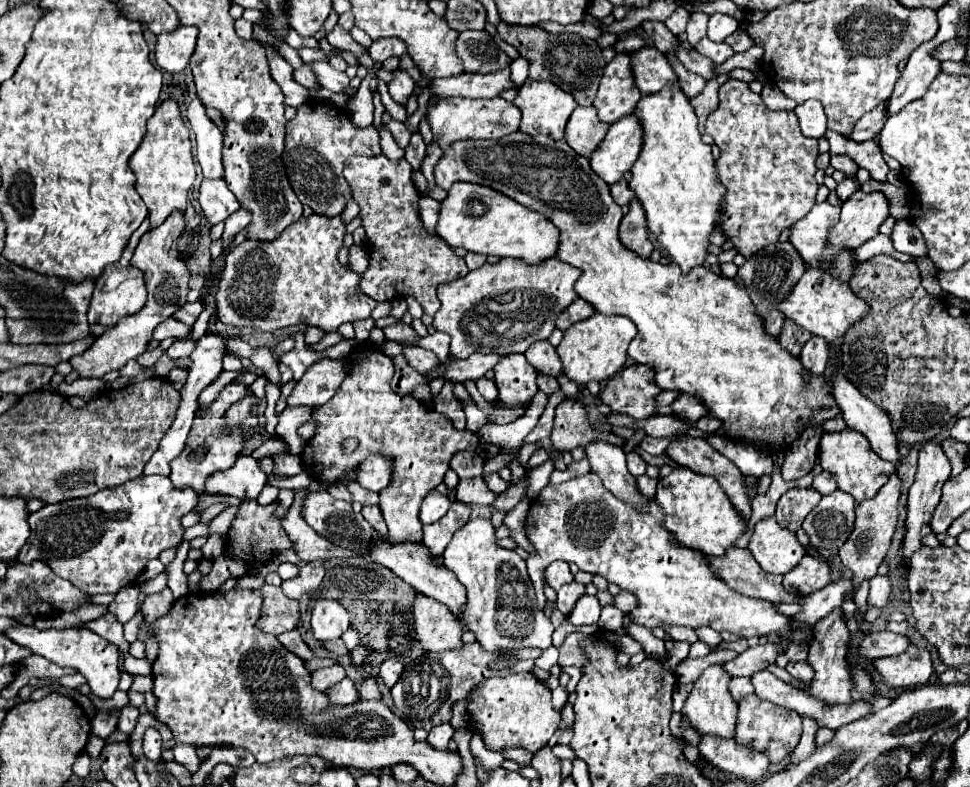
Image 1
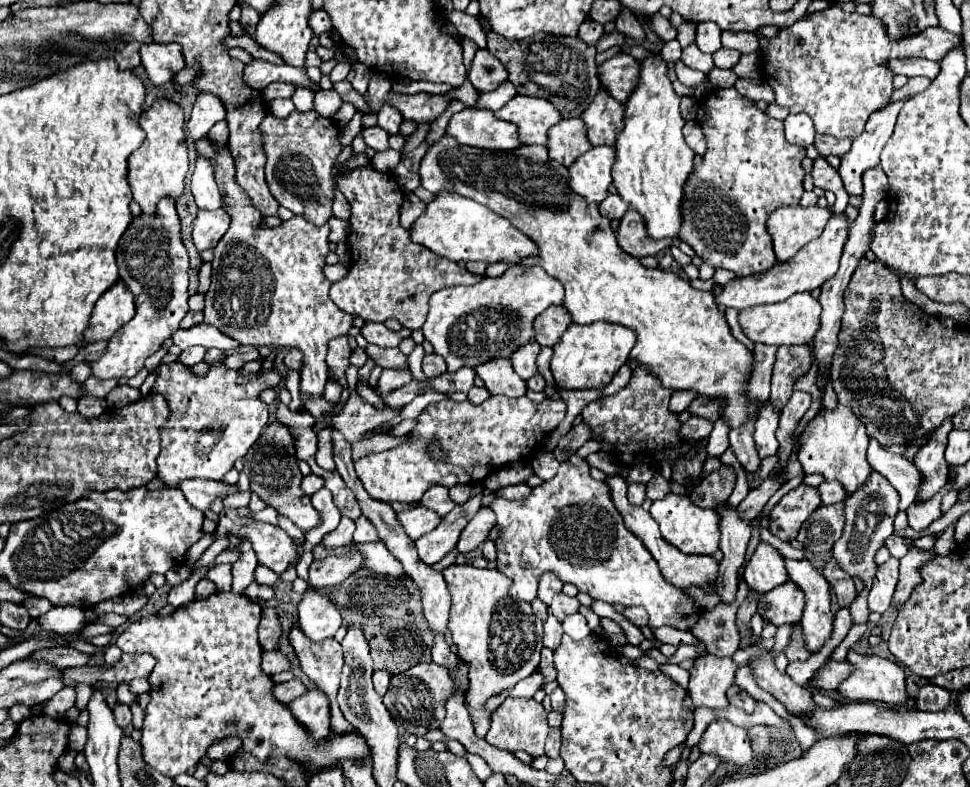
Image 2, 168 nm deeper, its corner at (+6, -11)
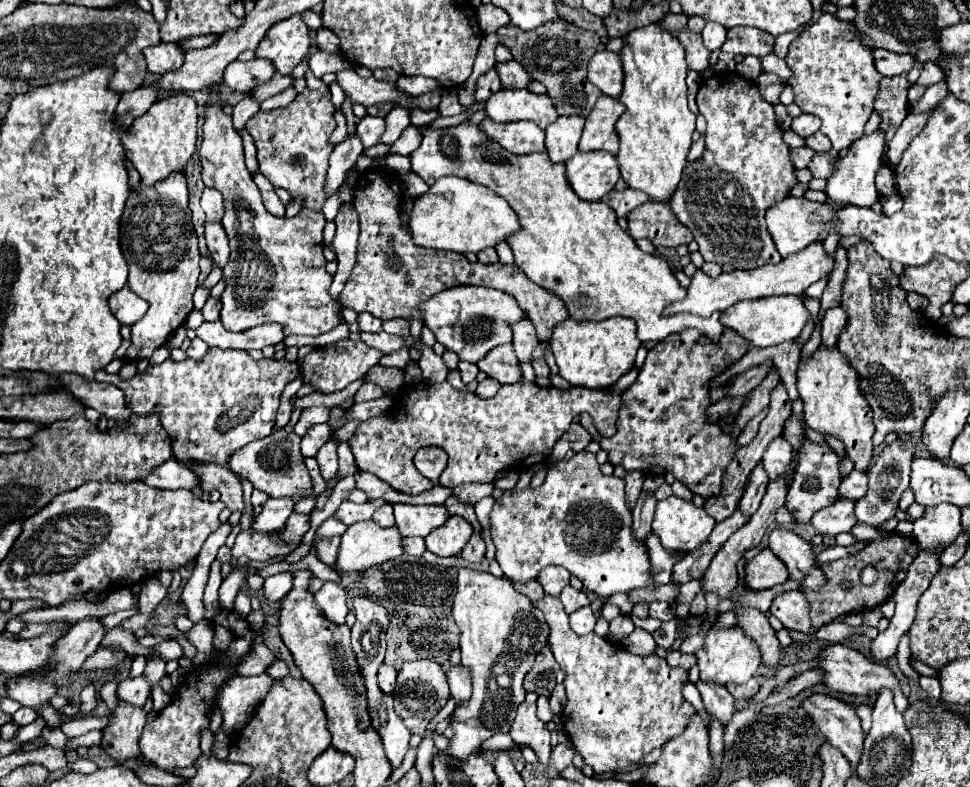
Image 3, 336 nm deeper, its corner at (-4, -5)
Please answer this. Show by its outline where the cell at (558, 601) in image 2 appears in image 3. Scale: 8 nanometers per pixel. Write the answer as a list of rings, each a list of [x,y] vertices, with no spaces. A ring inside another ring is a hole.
[[[565,586],[559,598],[561,598],[567,614],[571,614],[571,612],[575,612],[575,610],[579,610],[579,608],[583,608],[583,606],[589,604],[587,594],[583,590],[575,590],[573,586]]]

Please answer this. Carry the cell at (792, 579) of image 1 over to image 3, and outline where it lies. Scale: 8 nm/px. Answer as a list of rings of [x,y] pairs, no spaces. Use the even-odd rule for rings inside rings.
[[[801,590],[779,594],[771,604],[771,614],[779,618],[779,622],[787,630],[797,630],[807,636],[815,634],[815,628],[811,628],[809,618],[809,602],[805,600]]]

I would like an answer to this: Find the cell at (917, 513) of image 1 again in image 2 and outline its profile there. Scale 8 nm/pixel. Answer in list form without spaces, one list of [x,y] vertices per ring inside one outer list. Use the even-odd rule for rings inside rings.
[[[945,420],[931,436],[929,442],[925,442],[919,452],[915,454],[913,464],[917,470],[921,470],[921,494],[917,502],[925,502],[937,494],[947,478],[949,478],[949,464],[943,458],[945,446],[947,446],[947,434],[953,430],[951,420]]]

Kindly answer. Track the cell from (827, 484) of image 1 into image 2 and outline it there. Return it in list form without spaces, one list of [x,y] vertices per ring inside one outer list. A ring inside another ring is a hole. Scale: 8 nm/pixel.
[[[823,482],[819,486],[819,494],[821,494],[821,504],[835,504],[847,498],[847,492],[841,488],[839,482]]]

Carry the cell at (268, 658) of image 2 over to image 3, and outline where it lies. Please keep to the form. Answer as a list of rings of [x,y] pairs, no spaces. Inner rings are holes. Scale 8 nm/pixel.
[[[255,644],[251,646],[247,660],[243,660],[243,664],[235,664],[235,672],[239,672],[241,676],[257,676],[257,674],[263,674],[273,660],[275,656],[265,644]]]

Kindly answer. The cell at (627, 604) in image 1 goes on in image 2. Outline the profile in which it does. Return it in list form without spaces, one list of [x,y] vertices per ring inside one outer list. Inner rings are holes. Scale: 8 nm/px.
[[[631,606],[631,608],[625,608],[625,610],[623,610],[623,616],[625,616],[629,622],[633,622],[635,626],[639,626],[639,628],[647,626],[647,620],[649,620],[649,616],[645,614],[645,610],[643,610],[641,606]]]

